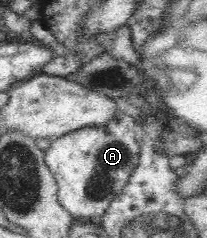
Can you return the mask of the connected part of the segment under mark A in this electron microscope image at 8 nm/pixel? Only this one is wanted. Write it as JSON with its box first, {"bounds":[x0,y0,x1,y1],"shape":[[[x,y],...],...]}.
{"bounds":[44,113,140,220],"shape":[[[121,113],[104,126],[89,126],[52,139],[44,160],[57,182],[58,202],[72,217],[99,220],[113,199],[120,197],[139,163],[140,143],[136,139],[136,121]]]}

